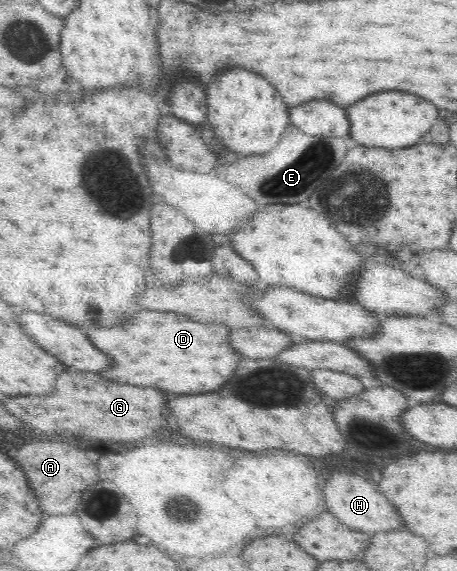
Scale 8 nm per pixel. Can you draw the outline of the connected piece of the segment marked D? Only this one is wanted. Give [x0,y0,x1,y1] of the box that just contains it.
[81,310,243,395]

